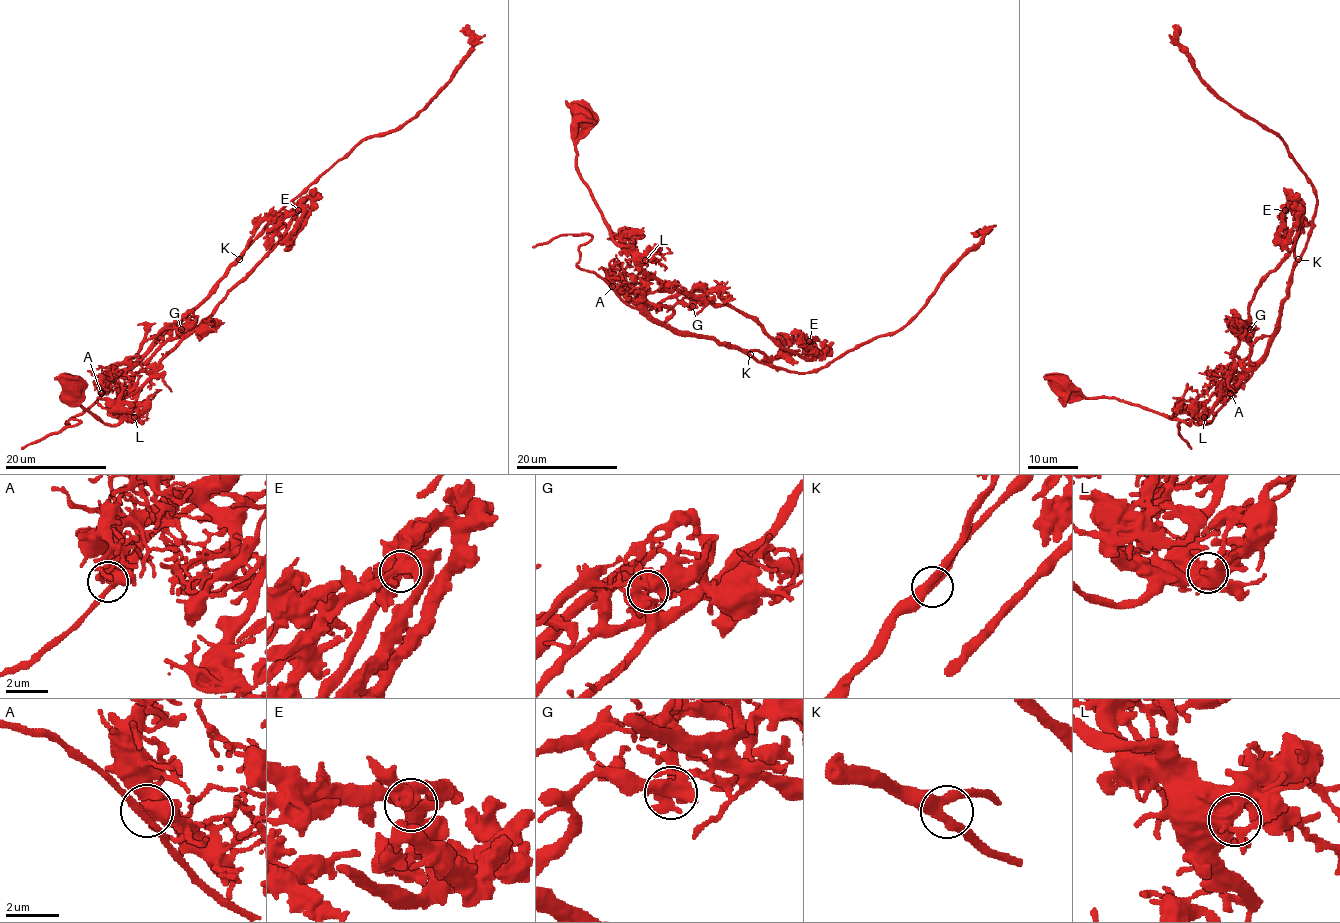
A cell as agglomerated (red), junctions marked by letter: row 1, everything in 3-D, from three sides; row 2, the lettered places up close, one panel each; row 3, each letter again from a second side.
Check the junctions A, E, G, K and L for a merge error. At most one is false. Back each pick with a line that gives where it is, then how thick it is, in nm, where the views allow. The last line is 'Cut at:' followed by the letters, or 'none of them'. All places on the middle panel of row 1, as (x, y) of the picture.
G: at (692, 306); 220 nm thick
Cut at: G

